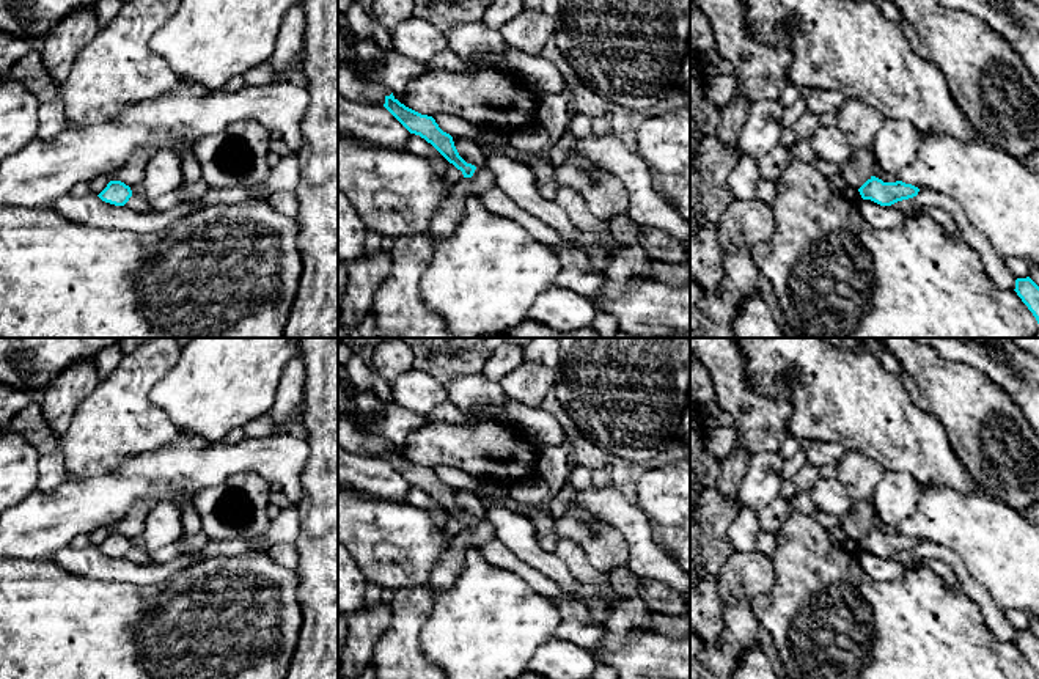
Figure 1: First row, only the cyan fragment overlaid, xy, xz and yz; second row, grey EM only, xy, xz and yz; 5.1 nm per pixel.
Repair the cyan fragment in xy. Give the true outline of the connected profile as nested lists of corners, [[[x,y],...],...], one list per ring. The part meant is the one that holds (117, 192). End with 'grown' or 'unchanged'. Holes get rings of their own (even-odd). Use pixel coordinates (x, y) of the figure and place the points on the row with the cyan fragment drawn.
[[[110,181],[97,196],[105,203],[124,206],[132,196],[132,190],[121,181]]]; unchanged

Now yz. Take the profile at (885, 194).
[[[871,176],[858,192],[863,200],[871,200],[880,206],[891,206],[898,201],[916,196],[920,189],[902,181],[883,182],[882,179]]]; unchanged

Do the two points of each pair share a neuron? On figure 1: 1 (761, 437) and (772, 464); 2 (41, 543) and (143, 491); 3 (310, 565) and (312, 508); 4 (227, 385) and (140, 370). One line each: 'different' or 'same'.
1: different
2: same
3: same
4: different

